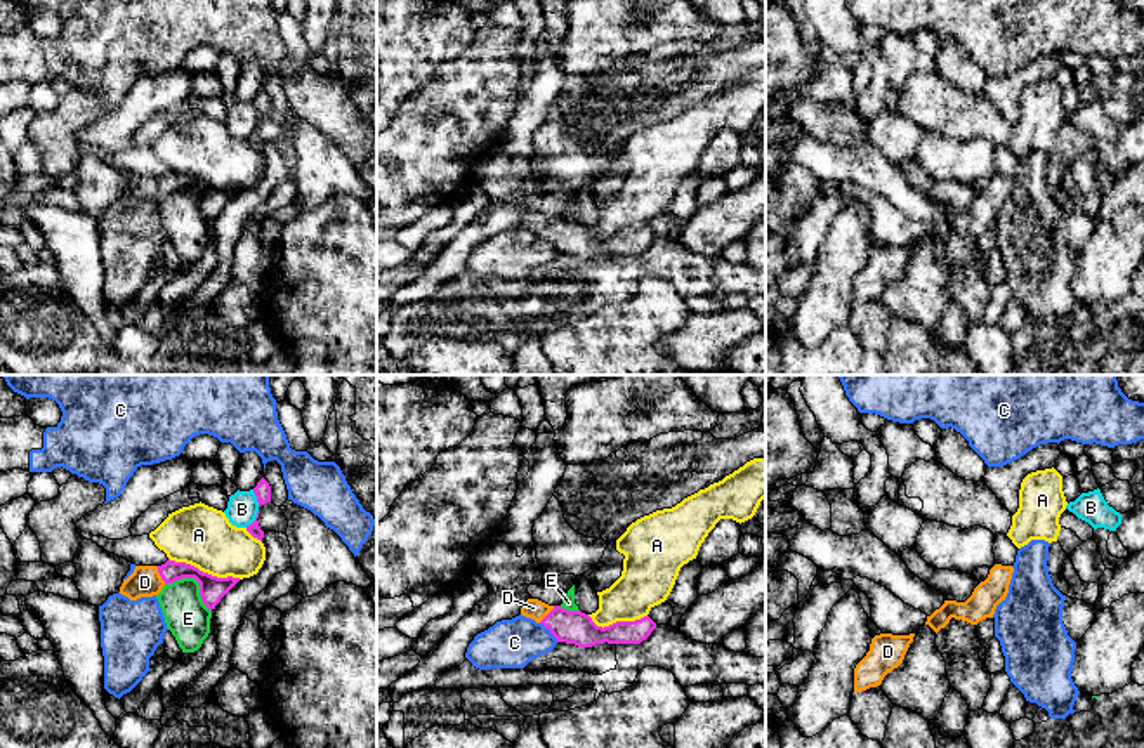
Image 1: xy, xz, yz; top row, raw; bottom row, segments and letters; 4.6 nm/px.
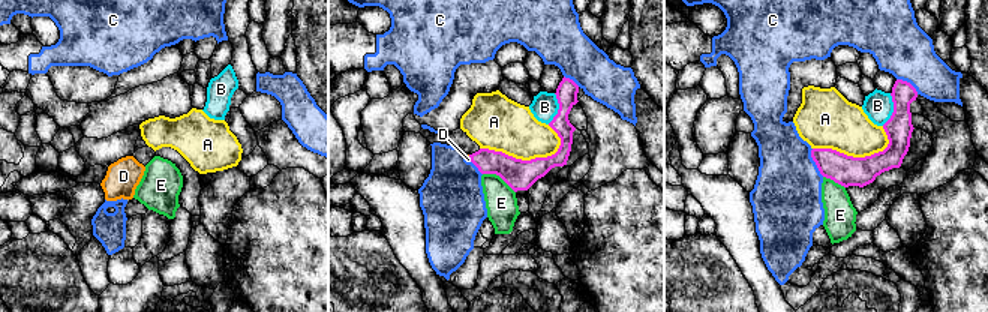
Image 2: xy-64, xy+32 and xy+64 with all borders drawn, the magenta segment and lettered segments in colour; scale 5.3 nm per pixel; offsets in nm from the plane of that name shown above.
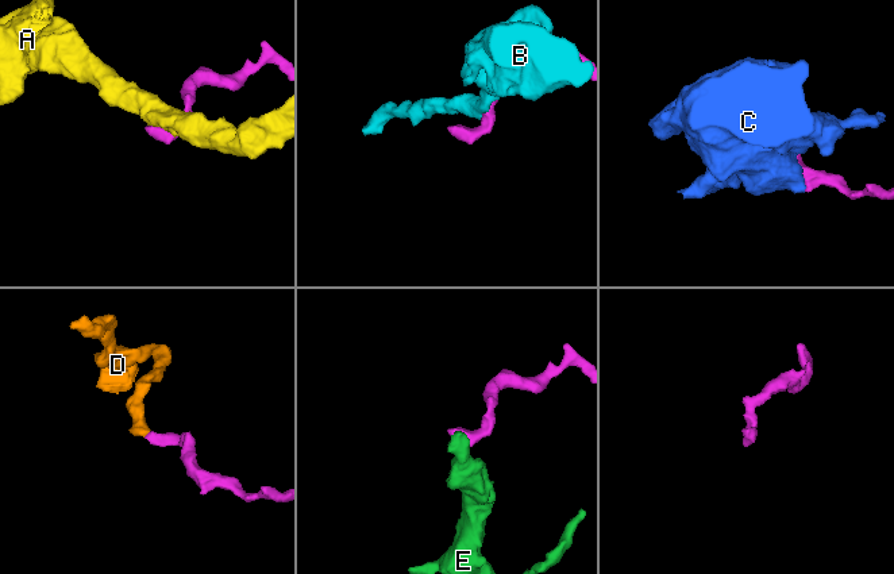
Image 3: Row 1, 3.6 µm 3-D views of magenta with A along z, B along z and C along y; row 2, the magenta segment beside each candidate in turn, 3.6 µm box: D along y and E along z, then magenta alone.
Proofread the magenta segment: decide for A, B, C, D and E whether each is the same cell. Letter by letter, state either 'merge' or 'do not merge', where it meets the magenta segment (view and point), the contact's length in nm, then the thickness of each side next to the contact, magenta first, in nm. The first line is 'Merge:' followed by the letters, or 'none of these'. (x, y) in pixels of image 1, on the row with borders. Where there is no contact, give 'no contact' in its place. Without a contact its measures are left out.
Merge: D
A: do not merge; meets magenta in xy at (205, 573); contact 340 nm long; 120 nm thick on the magenta side, 280 nm on the other
B: do not merge; meets magenta in xy at (256, 519); contact 100 nm long; 60 nm thick on the magenta side, 140 nm on the other
C: do not merge; meets magenta in xz at (551, 632); contact 130 nm long; 160 nm thick on the magenta side, 220 nm on the other
D: merge; meets magenta in xy at (160, 575); contact 100 nm long; 120 nm thick on the magenta side, 140 nm on the other
E: do not merge; meets magenta in xy at (197, 580); contact 260 nm long; 120 nm thick on the magenta side, 200 nm on the other

